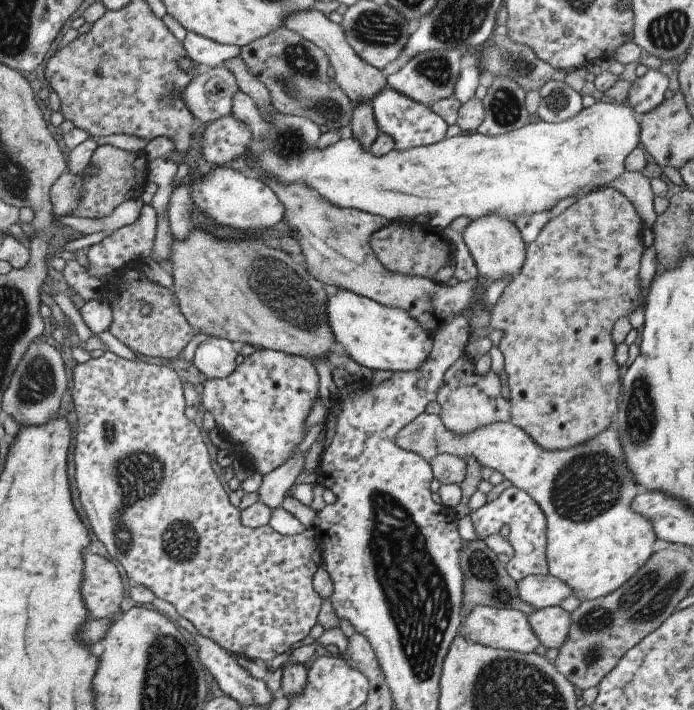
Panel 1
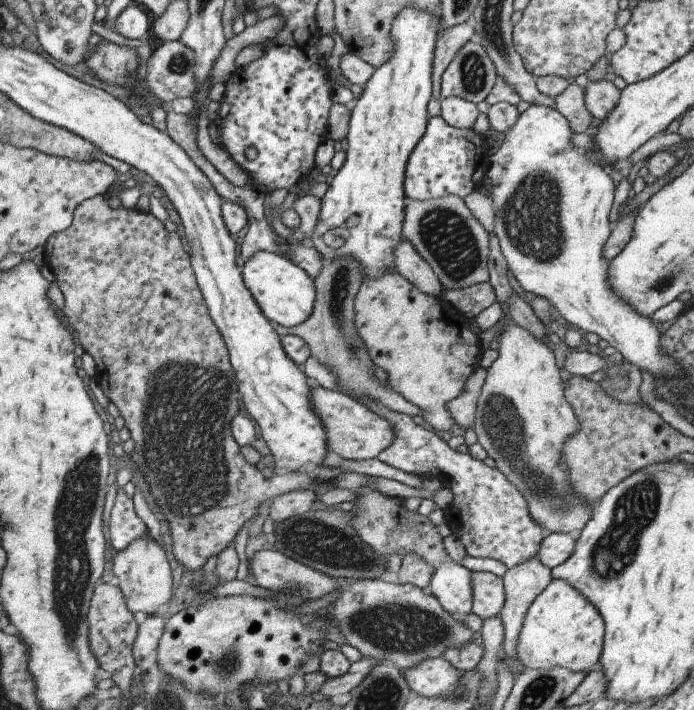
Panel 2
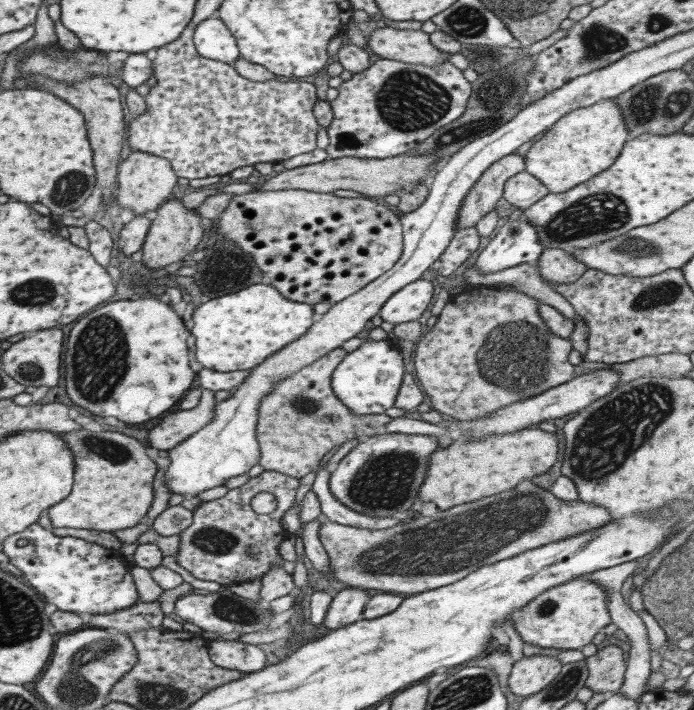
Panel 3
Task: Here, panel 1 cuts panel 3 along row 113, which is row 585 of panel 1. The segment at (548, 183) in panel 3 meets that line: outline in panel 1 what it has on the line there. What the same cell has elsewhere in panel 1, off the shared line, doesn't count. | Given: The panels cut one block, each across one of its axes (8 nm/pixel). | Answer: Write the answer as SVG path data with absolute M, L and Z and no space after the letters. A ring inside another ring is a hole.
M418 414L407 426L403 426L397 436L395 444L399 448L413 452L429 461L435 455L448 454L457 458L473 458L479 466L485 466L499 472L511 486L523 490L535 504L539 506L545 517L545 562L547 562L547 575L561 580L571 588L571 596L579 601L595 600L611 594L621 584L627 582L635 572L645 564L653 552L655 534L651 522L645 516L633 512L631 500L645 492L631 480L631 472L625 464L623 450L617 440L617 432L609 425L599 436L577 444L573 448L559 452L547 452L539 448L526 432L513 426L511 422L498 422L487 426L479 426L465 434L449 432L439 416Z

